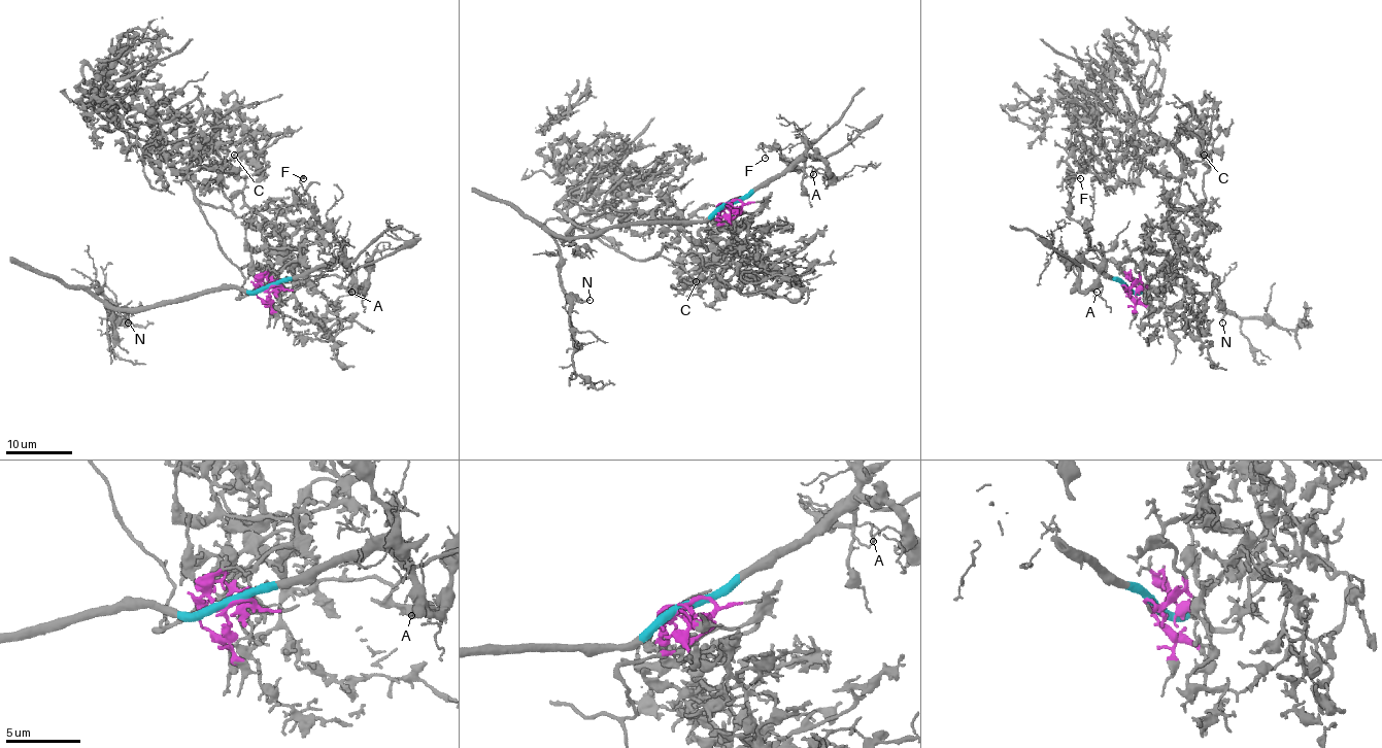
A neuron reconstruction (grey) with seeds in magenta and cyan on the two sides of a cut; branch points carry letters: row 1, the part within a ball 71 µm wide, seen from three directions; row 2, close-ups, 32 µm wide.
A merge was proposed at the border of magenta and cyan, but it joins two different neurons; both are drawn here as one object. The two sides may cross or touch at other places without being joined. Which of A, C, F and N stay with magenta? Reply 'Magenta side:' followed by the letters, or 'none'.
Magenta side: C

